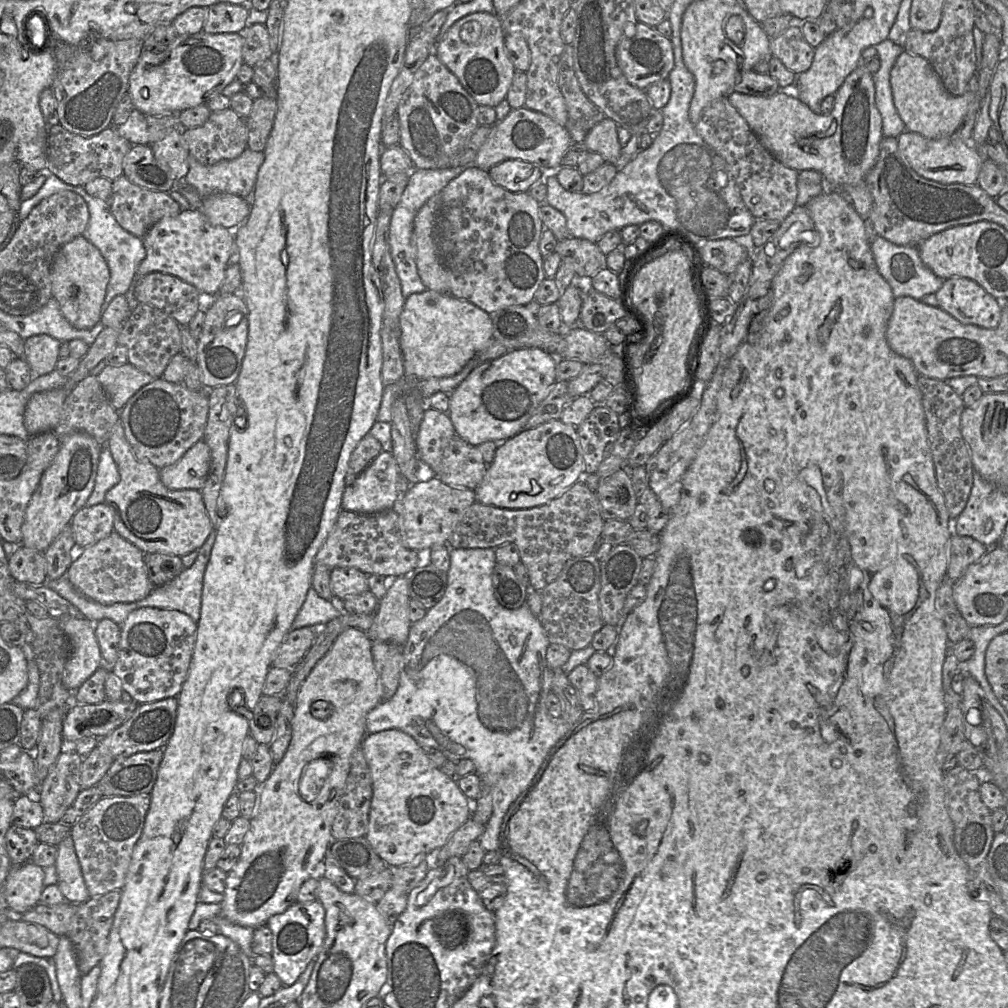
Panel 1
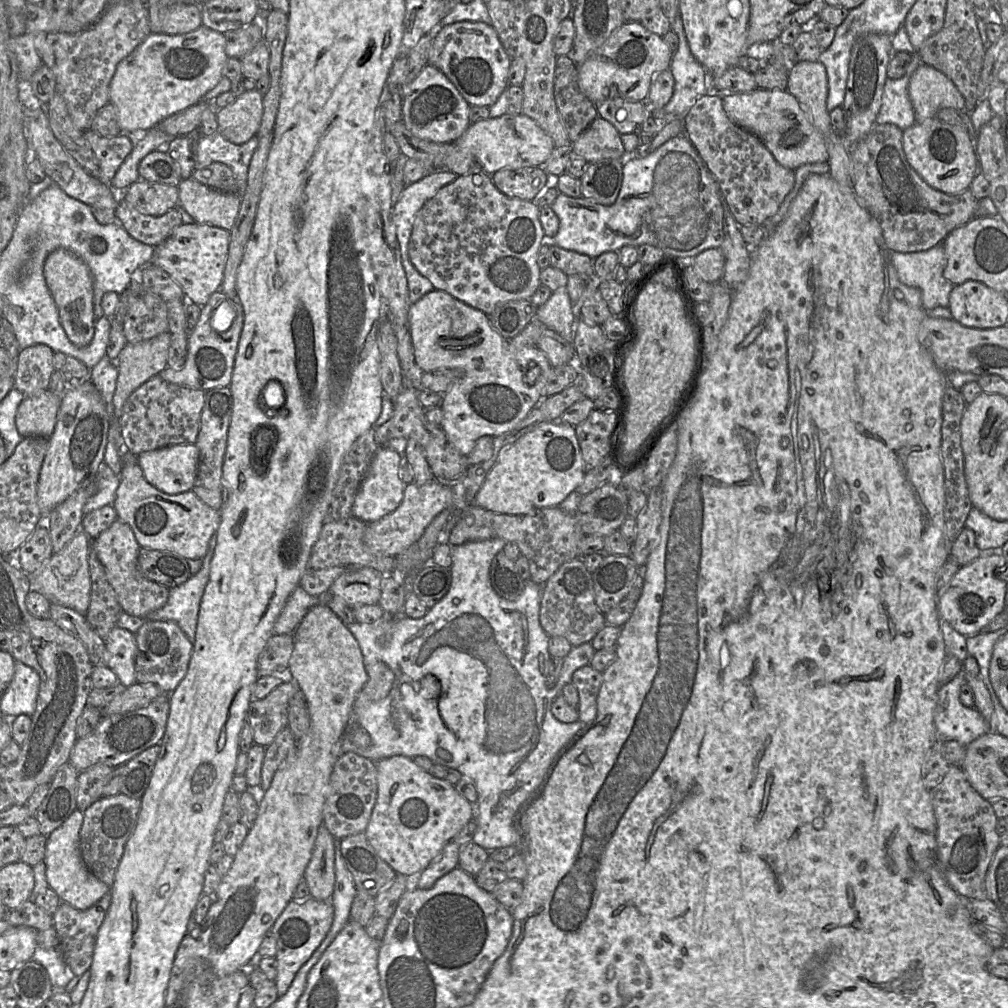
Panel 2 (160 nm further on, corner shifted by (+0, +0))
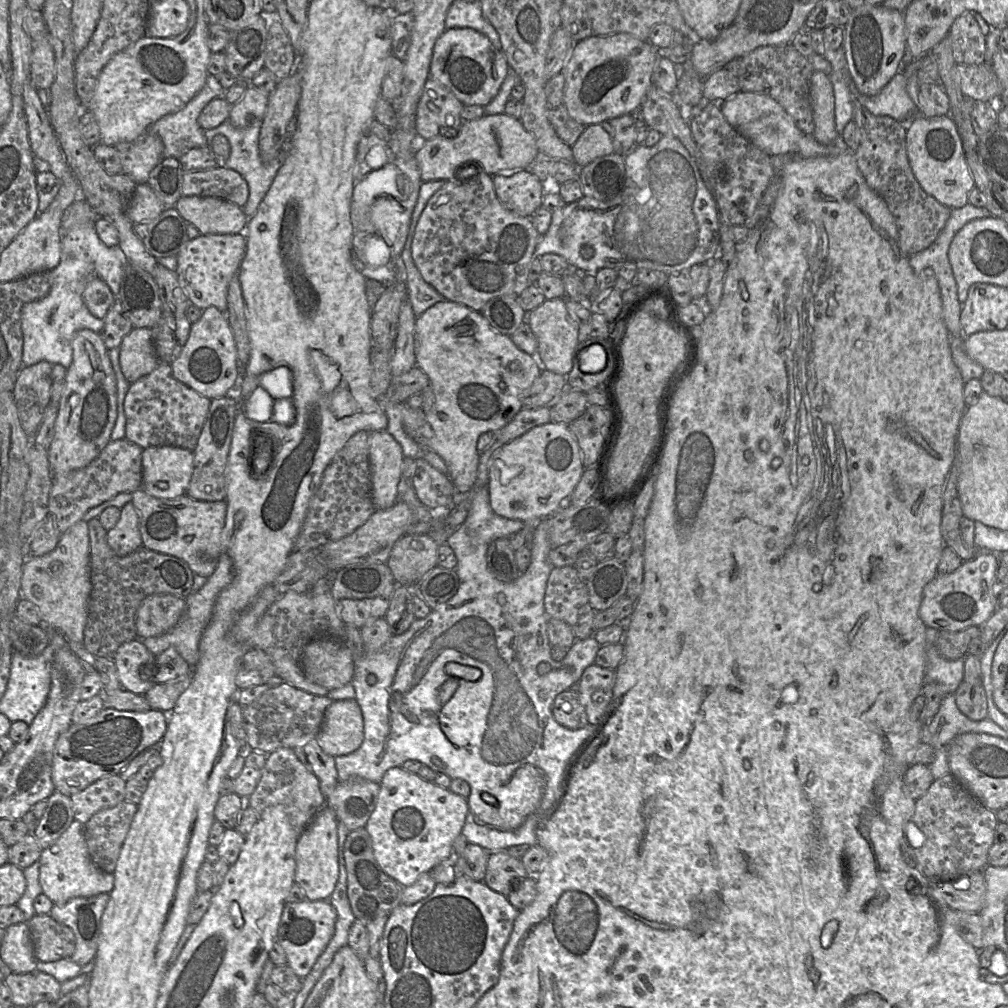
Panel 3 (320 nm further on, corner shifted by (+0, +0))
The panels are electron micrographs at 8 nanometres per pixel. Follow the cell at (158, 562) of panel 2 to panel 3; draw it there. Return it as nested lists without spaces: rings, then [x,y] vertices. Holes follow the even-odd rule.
[[[98,518],[88,521],[88,531],[92,589],[83,644],[94,655],[114,659],[122,644],[138,638],[135,621],[142,601],[153,594],[186,598],[192,593],[194,573],[184,560],[146,547],[124,557],[116,555],[107,542],[107,530]]]

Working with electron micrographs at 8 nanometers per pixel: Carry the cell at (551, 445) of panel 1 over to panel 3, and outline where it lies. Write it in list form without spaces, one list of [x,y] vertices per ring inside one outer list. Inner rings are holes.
[[[560,422],[538,425],[495,451],[487,484],[495,514],[535,524],[570,504],[569,496],[585,468],[580,447],[568,425]]]

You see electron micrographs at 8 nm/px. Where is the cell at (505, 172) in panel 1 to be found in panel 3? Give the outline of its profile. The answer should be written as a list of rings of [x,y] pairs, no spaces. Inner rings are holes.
[[[527,169],[520,171],[503,171],[503,173],[493,176],[494,190],[501,204],[516,215],[529,218],[542,206],[544,184],[548,183],[549,182],[541,182]]]

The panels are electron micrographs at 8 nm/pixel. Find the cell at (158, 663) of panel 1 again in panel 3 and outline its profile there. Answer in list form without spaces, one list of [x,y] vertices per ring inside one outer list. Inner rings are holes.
[[[169,647],[155,657],[156,664],[140,667],[143,679],[151,679],[155,684],[173,681],[178,677],[191,674],[193,668],[179,655],[174,647]]]

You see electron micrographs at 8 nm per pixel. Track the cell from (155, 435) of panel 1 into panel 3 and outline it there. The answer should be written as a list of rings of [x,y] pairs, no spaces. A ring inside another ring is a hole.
[[[160,362],[151,373],[130,385],[124,400],[125,439],[143,450],[154,446],[174,446],[193,452],[210,403],[210,399],[176,380],[169,363]]]

